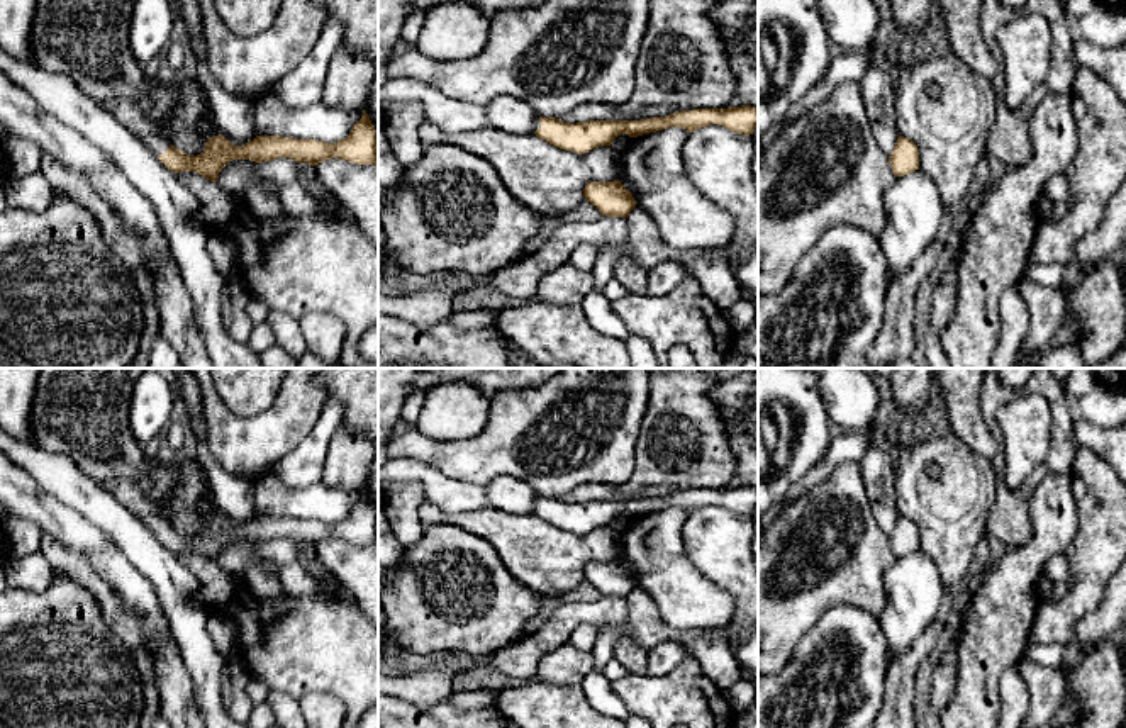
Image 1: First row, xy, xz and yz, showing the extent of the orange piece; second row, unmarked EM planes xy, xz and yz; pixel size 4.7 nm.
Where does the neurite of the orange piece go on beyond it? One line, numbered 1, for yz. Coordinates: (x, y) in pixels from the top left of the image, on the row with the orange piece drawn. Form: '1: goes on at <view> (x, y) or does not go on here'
1: does not go on here

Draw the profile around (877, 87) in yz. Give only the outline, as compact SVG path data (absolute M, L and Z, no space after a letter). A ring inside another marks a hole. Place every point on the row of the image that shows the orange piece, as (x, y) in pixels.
M870 66L858 85L873 137L878 148L890 156L899 137L894 107L895 81L887 71Z

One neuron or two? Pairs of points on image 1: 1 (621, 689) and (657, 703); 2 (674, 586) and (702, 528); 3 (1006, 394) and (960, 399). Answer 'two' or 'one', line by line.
1: one
2: two
3: two

